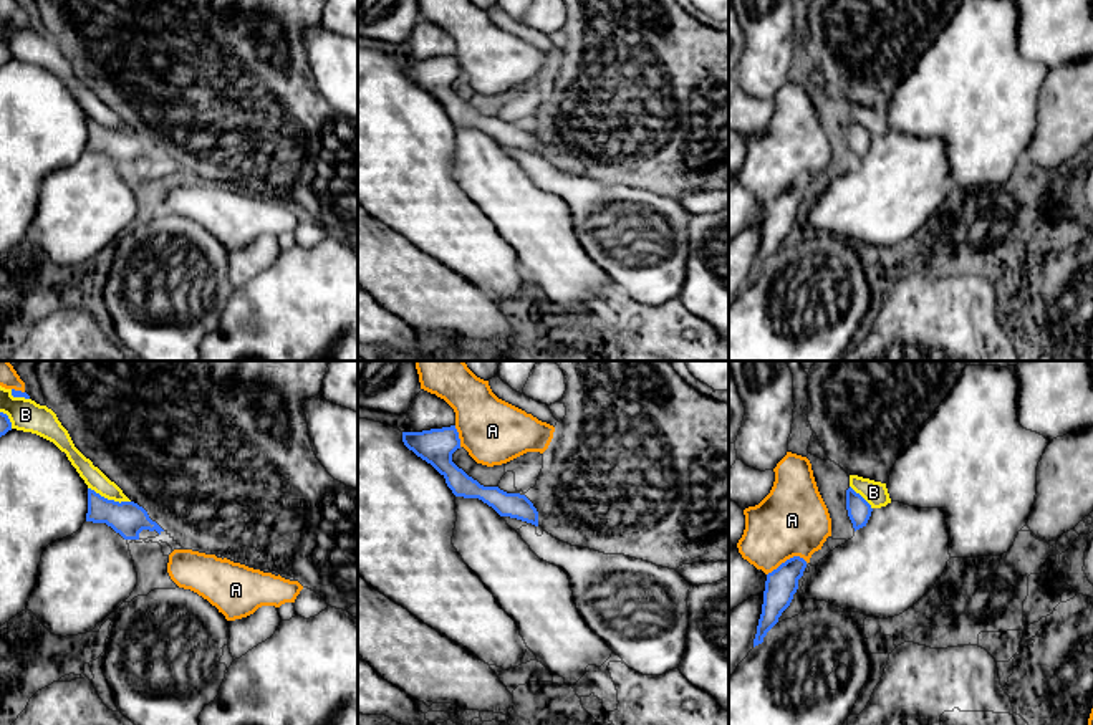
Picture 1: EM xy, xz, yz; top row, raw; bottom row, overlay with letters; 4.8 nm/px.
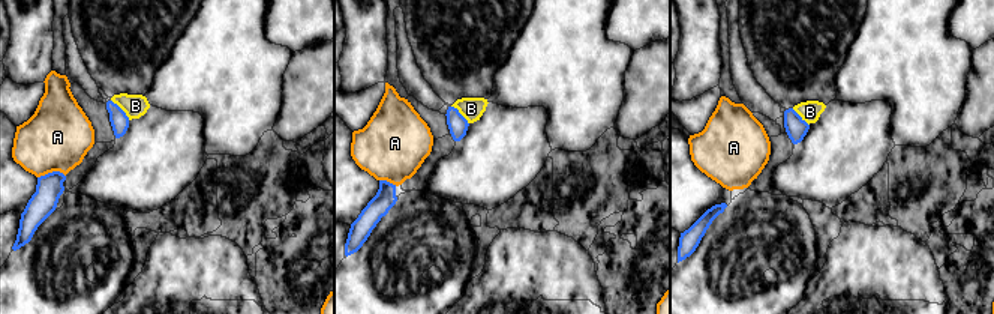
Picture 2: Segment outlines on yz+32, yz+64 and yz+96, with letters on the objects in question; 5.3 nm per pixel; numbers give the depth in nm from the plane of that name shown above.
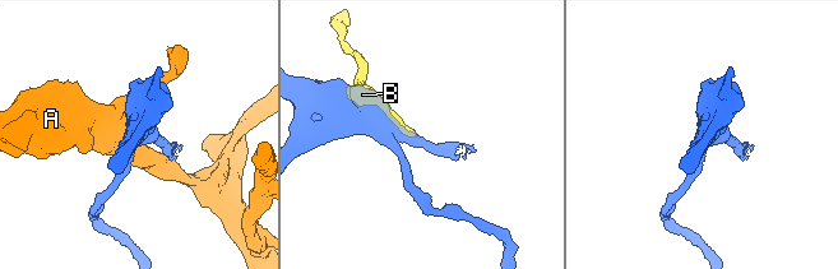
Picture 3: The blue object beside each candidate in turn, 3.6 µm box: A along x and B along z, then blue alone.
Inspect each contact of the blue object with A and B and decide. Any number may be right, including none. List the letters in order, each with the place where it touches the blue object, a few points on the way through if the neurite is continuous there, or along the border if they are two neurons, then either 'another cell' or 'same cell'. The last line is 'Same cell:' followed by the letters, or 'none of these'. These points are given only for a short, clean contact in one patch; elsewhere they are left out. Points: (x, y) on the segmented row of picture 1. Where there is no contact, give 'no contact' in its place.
A: contact yz (787, 560); another cell
B: contact xy (110, 500); another cell
Same cell: none of these

